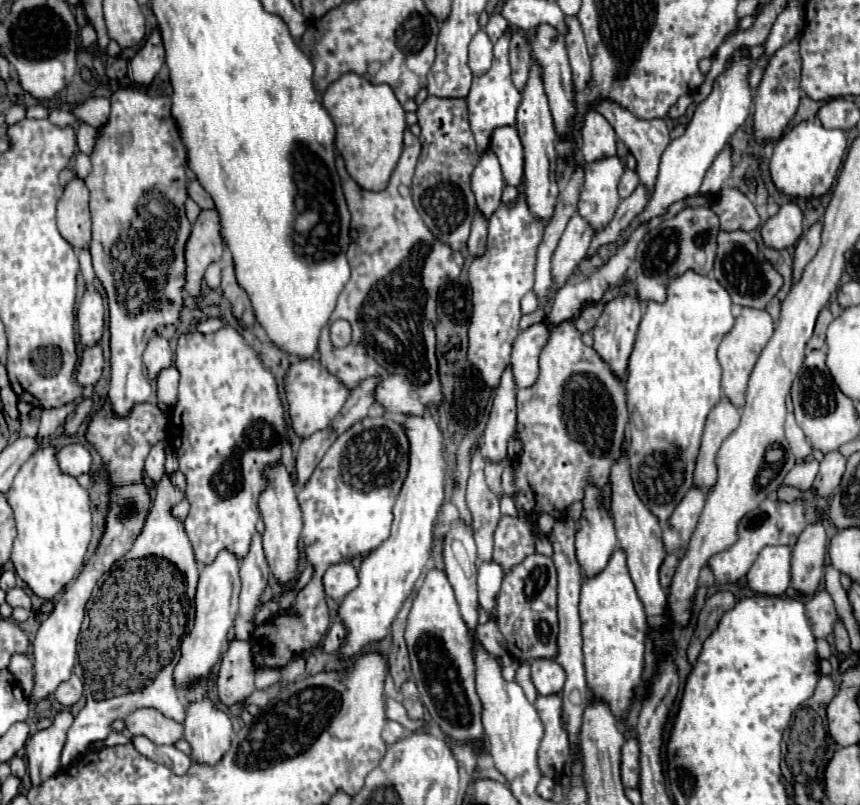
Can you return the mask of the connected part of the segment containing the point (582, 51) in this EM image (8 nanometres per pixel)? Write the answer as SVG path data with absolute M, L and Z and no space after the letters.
M566 16L564 20L568 22L568 34L564 34L564 38L566 38L568 56L570 56L574 88L584 90L588 80L590 80L590 56L588 56L588 50L586 50L584 34L580 30L578 18L568 18Z

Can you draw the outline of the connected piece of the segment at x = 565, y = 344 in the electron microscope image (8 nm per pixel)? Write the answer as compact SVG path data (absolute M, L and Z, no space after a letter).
M568 320L550 328L548 344L540 354L538 382L518 390L516 430L522 452L512 464L516 486L512 500L520 516L502 514L494 532L492 556L504 574L508 574L512 566L518 566L528 554L536 552L534 524L540 514L564 518L572 502L584 500L584 488L588 484L600 490L608 484L610 468L622 456L626 426L628 410L622 380L592 346L582 342L574 322Z

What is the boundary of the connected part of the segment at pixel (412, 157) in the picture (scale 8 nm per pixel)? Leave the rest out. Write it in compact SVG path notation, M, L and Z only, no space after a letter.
M406 130L404 132L404 148L402 156L390 176L388 186L382 192L368 192L362 190L346 172L342 158L336 158L336 168L342 178L344 198L348 202L352 214L352 228L358 230L358 240L350 244L348 262L350 262L350 280L338 298L338 306L330 316L330 324L338 318L344 318L352 324L352 342L344 350L334 350L328 330L322 330L320 336L320 364L340 378L348 390L354 390L364 378L372 374L380 374L380 386L376 386L376 404L384 408L384 412L406 414L406 416L420 416L424 410L438 410L444 394L438 378L438 360L436 360L436 336L434 336L434 322L436 322L436 298L438 288L444 280L454 278L460 274L464 258L460 252L454 252L444 242L436 240L436 236L424 226L418 210L412 202L412 176L414 166L420 156L420 140Z

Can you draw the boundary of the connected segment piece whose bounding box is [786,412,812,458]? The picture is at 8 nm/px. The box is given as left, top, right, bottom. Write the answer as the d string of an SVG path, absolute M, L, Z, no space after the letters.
M792 412L786 416L786 440L796 458L806 458L812 454L812 446L808 444L802 428L796 424Z

